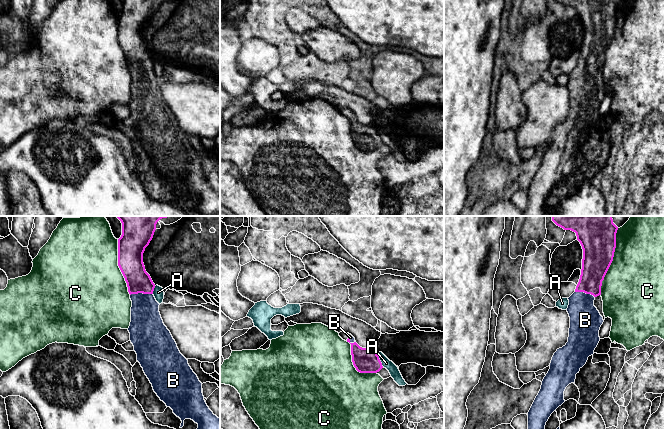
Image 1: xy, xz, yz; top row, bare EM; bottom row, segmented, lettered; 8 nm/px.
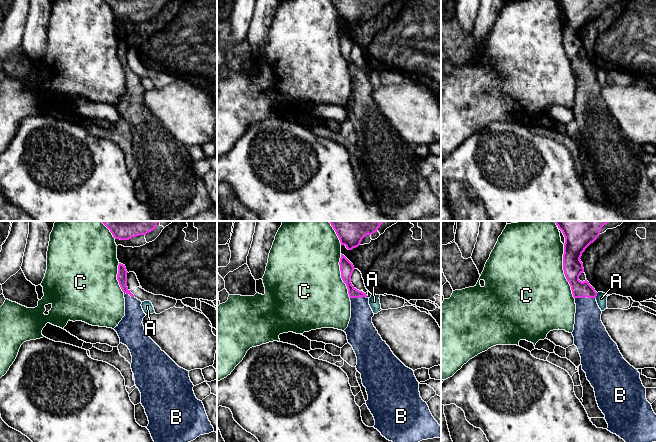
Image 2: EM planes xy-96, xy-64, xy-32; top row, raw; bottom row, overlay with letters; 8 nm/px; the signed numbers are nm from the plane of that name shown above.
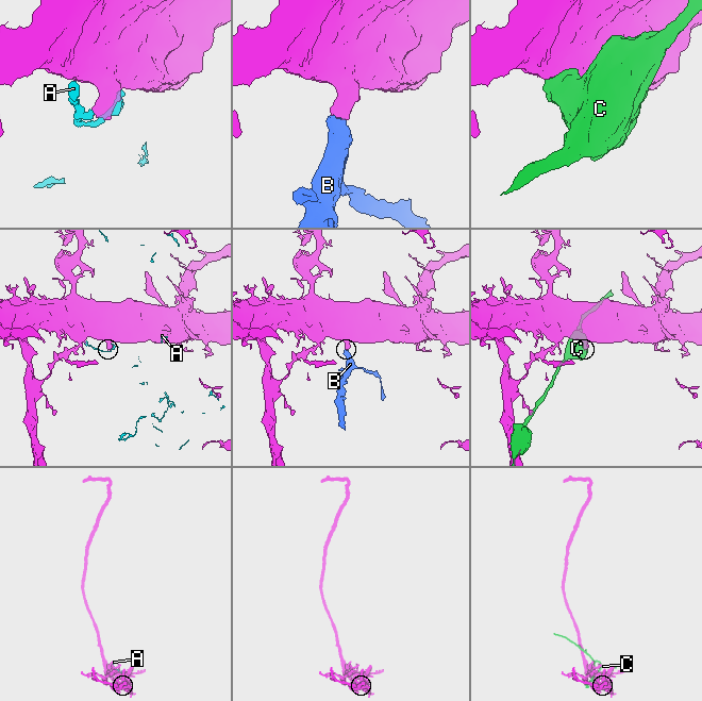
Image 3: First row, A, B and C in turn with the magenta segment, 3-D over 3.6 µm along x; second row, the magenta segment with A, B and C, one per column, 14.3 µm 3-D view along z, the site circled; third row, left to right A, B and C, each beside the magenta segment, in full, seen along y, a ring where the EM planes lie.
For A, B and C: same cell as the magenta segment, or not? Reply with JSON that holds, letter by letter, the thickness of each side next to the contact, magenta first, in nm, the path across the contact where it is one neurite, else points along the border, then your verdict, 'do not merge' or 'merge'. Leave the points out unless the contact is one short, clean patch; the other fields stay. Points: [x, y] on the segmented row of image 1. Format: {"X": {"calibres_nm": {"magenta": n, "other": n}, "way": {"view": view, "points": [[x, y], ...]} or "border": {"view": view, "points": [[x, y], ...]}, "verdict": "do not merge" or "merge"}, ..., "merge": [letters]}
{"A": {"calibres_nm": {"magenta": 190, "other": 80}, "verdict": "do not merge"}, "B": {"calibres_nm": {"magenta": 190, "other": 260}, "way": {"view": "xy", "points": [[131, 264], [141, 292], [146, 322]]}, "verdict": "merge"}, "C": {"calibres_nm": {"magenta": 300, "other": 480}, "verdict": "do not merge"}, "merge": ["B"]}

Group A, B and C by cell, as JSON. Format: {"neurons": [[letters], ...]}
{"neurons": [["A"], ["B"], ["C"]]}

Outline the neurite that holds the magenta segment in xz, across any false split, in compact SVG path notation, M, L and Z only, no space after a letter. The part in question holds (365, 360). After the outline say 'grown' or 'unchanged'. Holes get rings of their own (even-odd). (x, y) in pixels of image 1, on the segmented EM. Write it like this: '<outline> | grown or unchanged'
M352 335L347 342L351 344L352 362L358 372L377 373L383 368L379 356L373 349L360 347Z | grown

